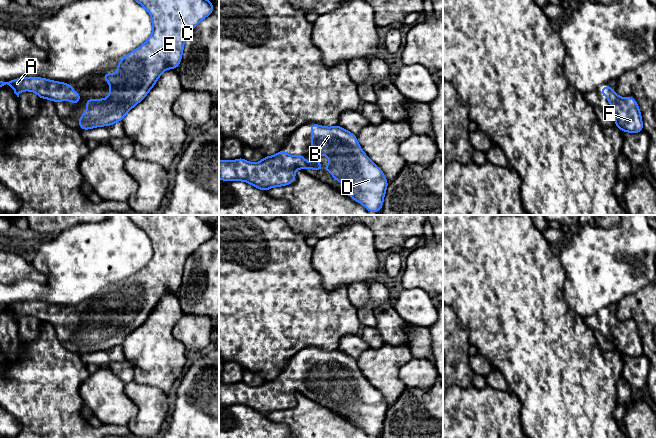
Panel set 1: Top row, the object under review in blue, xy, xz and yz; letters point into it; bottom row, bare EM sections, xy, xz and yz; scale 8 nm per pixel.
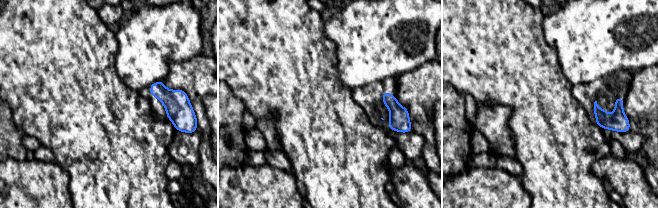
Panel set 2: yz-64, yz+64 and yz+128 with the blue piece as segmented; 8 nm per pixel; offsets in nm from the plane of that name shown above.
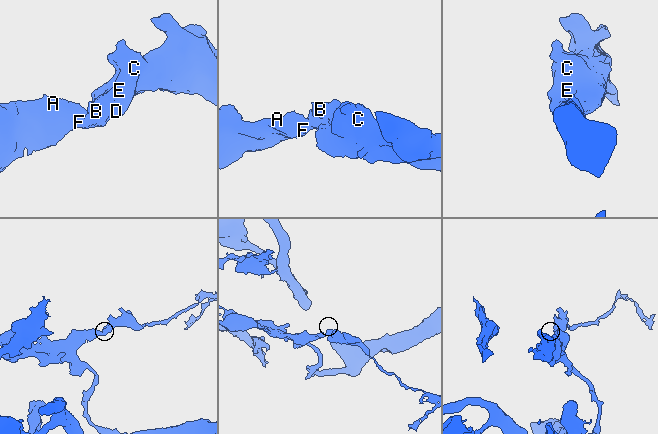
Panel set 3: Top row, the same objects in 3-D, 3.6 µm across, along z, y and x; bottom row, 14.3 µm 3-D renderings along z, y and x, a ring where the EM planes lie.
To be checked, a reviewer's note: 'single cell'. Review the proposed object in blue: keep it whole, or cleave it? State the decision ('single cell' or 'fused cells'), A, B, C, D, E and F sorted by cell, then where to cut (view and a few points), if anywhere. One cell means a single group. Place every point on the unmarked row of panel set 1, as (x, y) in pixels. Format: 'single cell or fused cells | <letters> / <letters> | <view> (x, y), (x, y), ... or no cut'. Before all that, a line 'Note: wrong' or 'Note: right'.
Note: right
single cell | A B C D E F | no cut

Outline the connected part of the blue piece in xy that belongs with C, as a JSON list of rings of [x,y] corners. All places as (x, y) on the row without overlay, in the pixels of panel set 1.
[[[129,215],[129,217],[149,236],[152,243],[152,258],[140,271],[120,284],[116,290],[119,299],[105,297],[101,300],[110,308],[109,323],[106,324],[102,320],[101,324],[90,322],[86,325],[87,334],[77,344],[80,354],[107,351],[121,346],[125,339],[147,320],[166,293],[178,292],[187,259],[204,242],[213,237],[213,226],[202,221],[197,215]]]

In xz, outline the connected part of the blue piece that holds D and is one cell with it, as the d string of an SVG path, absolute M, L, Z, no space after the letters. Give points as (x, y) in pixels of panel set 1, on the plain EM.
M310 347L311 352L311 378L314 384L309 388L303 379L287 379L286 375L281 373L274 380L264 380L257 386L251 387L243 381L226 385L219 385L219 403L222 405L244 405L260 414L267 415L273 411L286 410L296 405L295 393L302 394L313 392L313 397L322 394L318 387L318 380L321 377L326 379L327 391L323 394L330 396L334 405L341 405L343 416L347 417L354 425L362 428L370 437L381 435L384 420L388 411L388 405L381 394L362 374L356 359L339 349L333 351L324 351L315 347Z

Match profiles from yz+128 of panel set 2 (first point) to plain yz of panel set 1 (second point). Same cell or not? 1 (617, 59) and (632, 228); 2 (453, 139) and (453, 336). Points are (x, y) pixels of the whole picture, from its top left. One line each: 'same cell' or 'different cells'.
1: same cell
2: same cell

